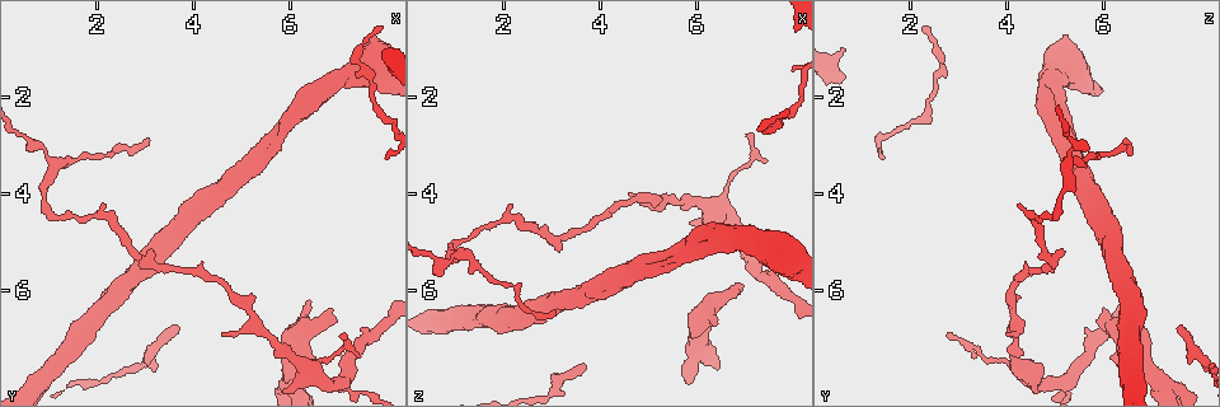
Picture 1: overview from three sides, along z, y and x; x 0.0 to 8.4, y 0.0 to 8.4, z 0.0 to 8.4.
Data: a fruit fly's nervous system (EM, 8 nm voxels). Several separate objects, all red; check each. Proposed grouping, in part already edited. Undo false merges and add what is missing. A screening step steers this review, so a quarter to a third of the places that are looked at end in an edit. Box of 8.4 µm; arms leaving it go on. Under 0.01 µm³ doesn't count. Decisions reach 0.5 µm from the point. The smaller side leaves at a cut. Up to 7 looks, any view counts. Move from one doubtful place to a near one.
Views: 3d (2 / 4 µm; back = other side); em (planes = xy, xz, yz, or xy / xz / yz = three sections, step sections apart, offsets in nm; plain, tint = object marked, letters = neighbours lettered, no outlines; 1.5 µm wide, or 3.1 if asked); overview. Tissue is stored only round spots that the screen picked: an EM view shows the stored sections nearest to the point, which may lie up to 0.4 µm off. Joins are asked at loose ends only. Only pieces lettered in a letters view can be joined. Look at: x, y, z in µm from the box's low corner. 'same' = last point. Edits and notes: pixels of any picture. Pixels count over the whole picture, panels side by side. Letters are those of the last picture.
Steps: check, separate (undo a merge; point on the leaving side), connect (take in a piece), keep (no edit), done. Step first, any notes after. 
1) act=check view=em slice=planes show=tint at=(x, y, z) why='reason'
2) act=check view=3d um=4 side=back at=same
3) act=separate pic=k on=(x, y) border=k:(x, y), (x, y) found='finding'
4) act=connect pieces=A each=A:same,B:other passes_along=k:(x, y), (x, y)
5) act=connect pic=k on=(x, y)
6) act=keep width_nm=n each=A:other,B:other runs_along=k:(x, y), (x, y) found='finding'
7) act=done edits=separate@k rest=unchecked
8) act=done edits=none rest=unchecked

act=check view=3d um=2 at=(7.05, 7.00, 2.75) why='tapers out'

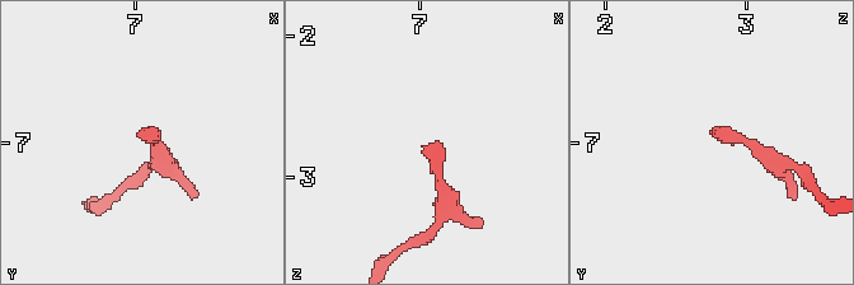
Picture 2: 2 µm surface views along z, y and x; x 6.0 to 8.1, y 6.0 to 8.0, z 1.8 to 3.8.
act=check view=em slice=xz step=8 show=tint at=(7.02, 6.94, 2.76) why='need the tissue'

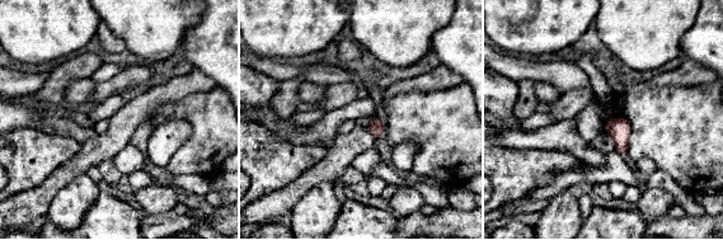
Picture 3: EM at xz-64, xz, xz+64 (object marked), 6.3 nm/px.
act=check view=em slice=planes show=letters at=same

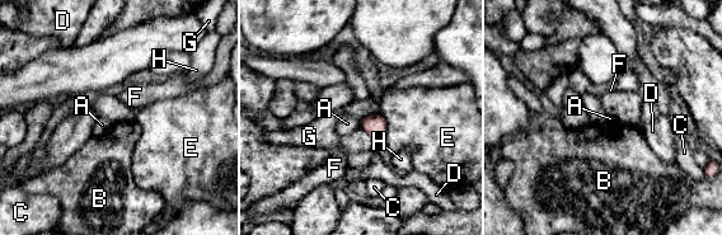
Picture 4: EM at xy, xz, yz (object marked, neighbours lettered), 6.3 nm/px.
act=keep longest_contact=E:190nm each=A:other,B:other,C:other,D:other,E:other,F:other,G:other,H:other found='no lettered piece goes on from it'

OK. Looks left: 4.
act=check view=em slice=xy step=8 show=tint at=(7.05, 7.90, 5.15) why='three arms meet'

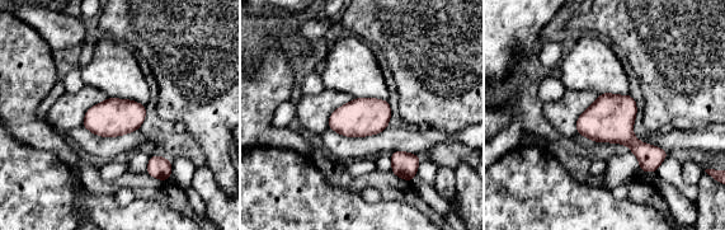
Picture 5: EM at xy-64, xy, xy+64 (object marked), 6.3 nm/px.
act=check view=em slice=planes show=letters at=same

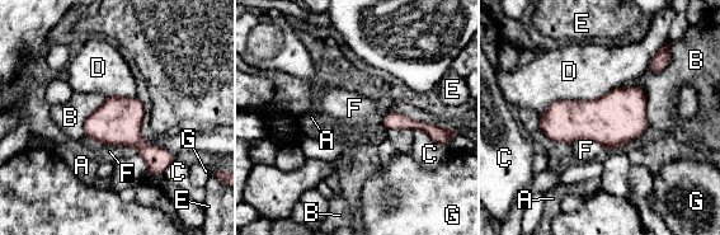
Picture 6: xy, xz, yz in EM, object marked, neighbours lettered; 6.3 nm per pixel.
act=keep width_nm=300 each=A:other,B:other,C:other,D:other,E:other,F:other,G:other found='continuous, no second neuron'

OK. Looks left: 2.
act=check view=em slice=planes show=letters at=(6.40, 6.20, 6.75) why='branch stops here'

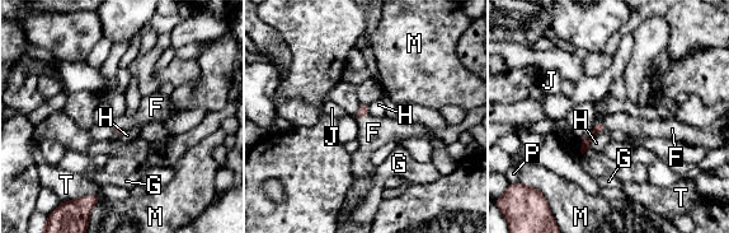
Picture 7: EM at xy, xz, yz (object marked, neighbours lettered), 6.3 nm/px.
act=connect pieces=F each=F:same,G:other,H:other,J:other,M:other,P:other,T:other passes_along=7:(363, 110), (362, 116), (374, 133) found='it goes on there'

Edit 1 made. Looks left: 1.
act=done edits=connect@7 rest=unchecked

